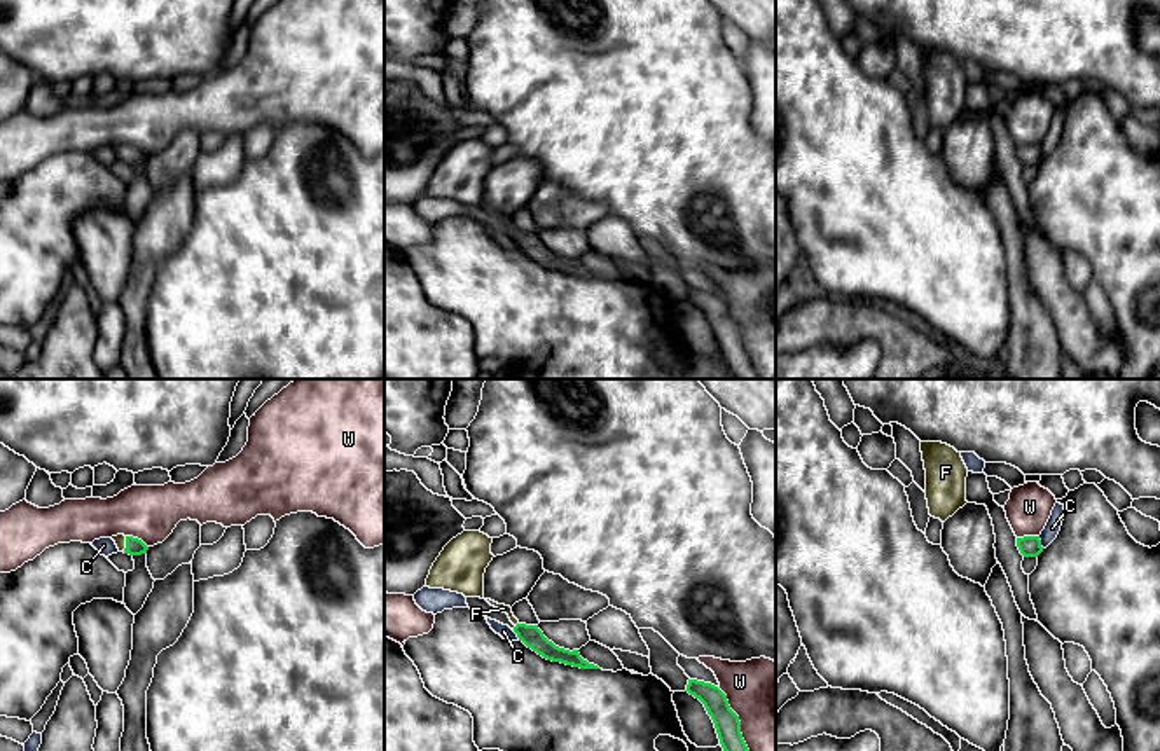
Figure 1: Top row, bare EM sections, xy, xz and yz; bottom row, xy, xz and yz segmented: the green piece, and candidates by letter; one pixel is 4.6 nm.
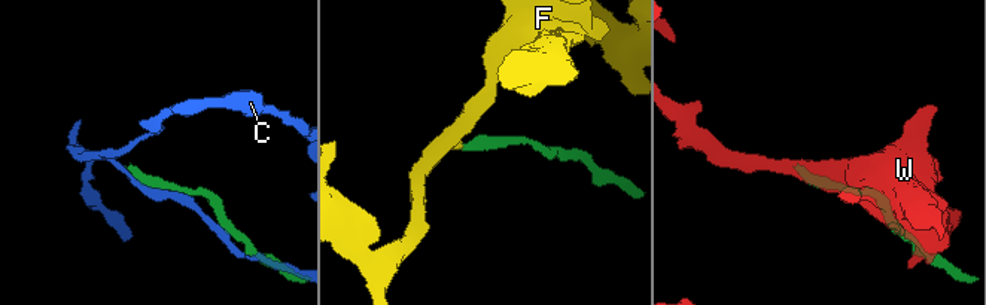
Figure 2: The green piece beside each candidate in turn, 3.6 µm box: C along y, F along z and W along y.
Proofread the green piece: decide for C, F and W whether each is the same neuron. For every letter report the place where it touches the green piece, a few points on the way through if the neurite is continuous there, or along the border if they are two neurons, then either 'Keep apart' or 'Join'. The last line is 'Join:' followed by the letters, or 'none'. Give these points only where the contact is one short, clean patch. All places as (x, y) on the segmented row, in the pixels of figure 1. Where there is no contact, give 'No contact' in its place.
C: Touches green at yz (1040, 542). Keep apart
F: Touches green at xy (126, 544). Path across: xy (133, 545), (126, 544), (119, 540). Join
W: Touches green at xz (738, 720). Keep apart
Join: F

